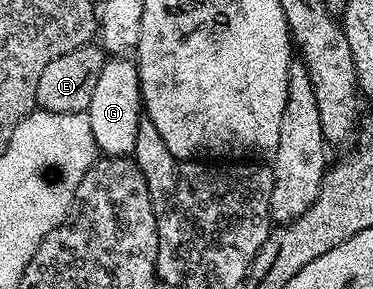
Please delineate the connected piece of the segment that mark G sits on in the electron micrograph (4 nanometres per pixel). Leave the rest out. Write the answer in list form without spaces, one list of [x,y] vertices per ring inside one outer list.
[[[127,56],[108,57],[101,68],[97,88],[93,88],[93,100],[89,100],[89,108],[85,112],[89,128],[93,128],[96,151],[109,158],[134,155],[142,110],[143,93],[139,90],[138,65]]]

